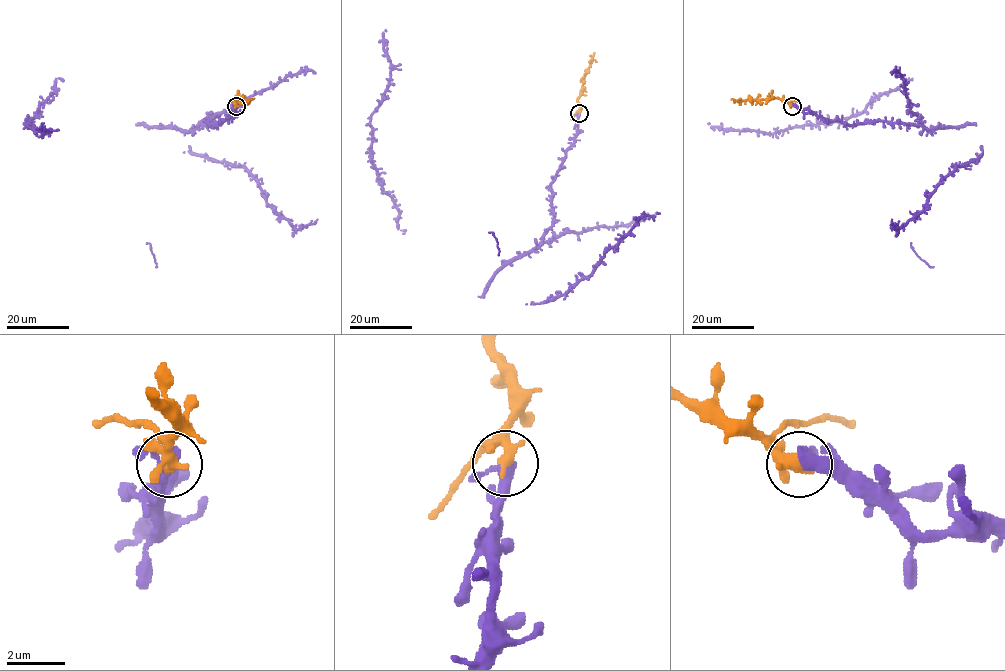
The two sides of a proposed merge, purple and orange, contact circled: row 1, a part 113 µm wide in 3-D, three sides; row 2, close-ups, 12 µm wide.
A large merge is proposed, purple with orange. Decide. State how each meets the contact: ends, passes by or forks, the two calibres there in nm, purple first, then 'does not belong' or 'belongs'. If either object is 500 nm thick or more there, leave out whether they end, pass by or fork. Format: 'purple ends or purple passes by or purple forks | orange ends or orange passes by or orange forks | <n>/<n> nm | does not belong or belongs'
purple passes by | orange passes by | 360/340 nm | belongs

